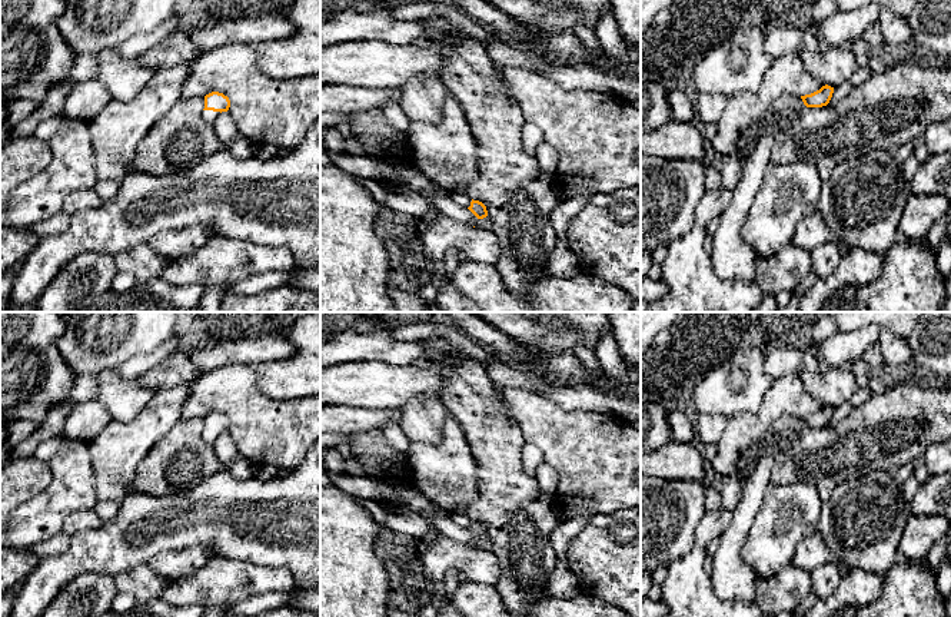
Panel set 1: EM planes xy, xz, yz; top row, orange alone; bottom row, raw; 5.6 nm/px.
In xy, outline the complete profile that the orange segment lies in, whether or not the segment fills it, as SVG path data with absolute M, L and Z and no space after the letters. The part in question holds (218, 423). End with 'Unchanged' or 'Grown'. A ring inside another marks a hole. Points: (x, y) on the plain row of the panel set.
M212 412L205 417L205 429L202 437L207 445L213 447L220 434L227 432L229 428L230 421L227 417L219 412Z. Grown

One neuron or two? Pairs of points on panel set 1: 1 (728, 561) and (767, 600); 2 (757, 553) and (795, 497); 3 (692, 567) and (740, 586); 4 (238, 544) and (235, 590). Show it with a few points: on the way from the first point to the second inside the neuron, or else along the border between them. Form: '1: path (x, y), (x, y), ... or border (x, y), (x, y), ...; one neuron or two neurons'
1: border (757, 577), (757, 596), (754, 600); two neurons
2: path (771, 538), (771, 531), (790, 511); one neuron
3: border (708, 573), (714, 591), (721, 599), (730, 601); two neurons
4: border (213, 556), (246, 560), (269, 567); two neurons

